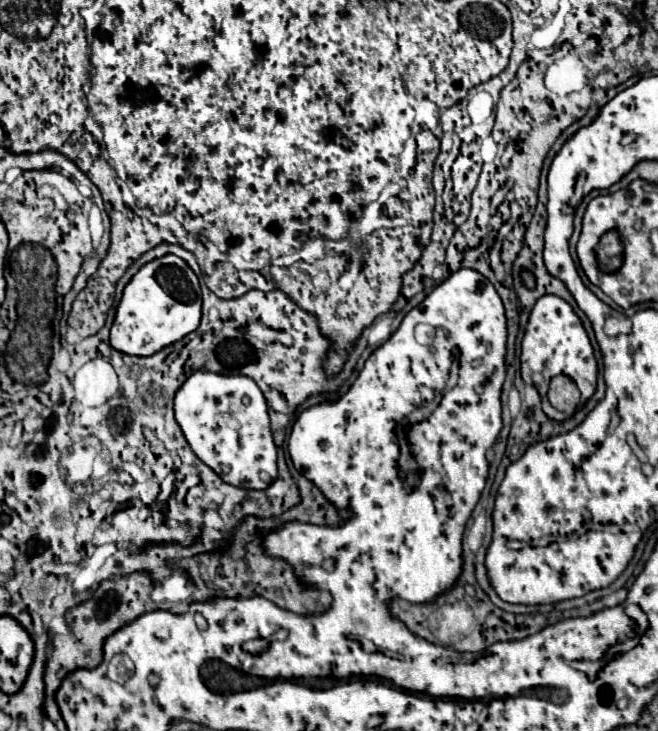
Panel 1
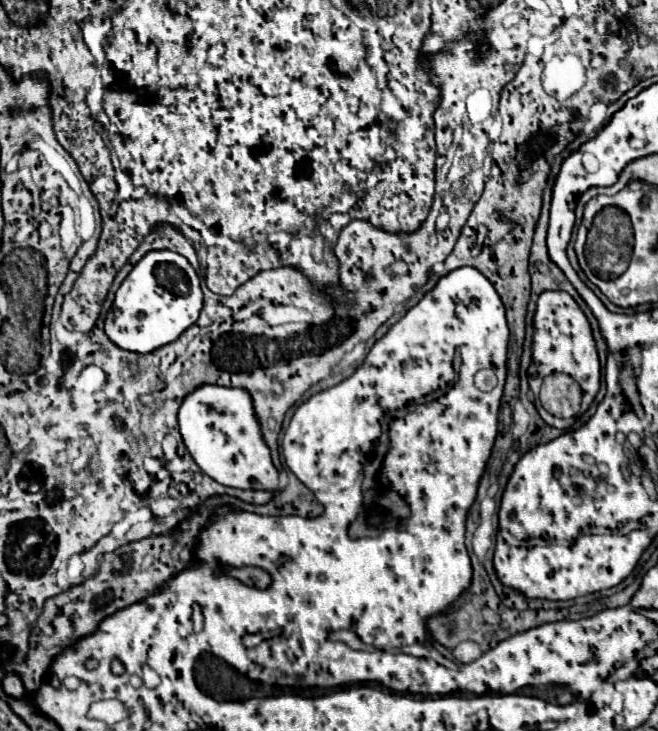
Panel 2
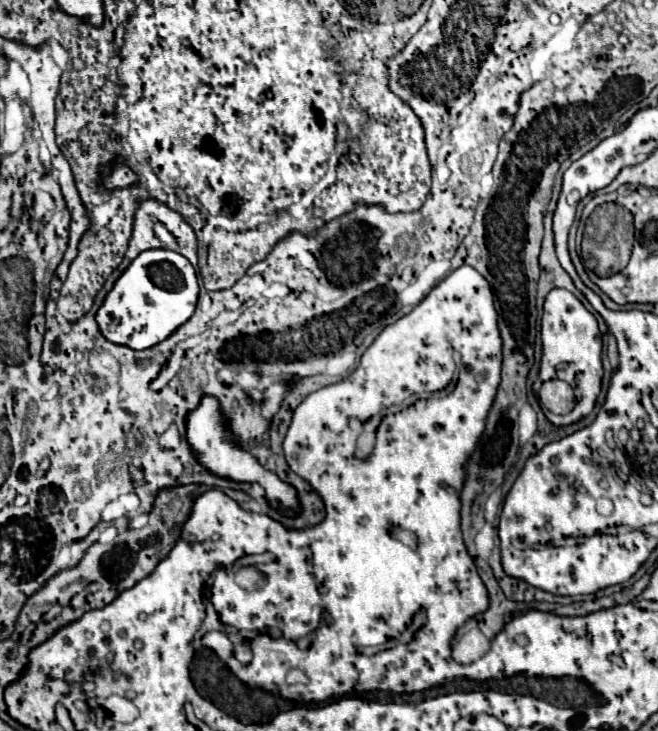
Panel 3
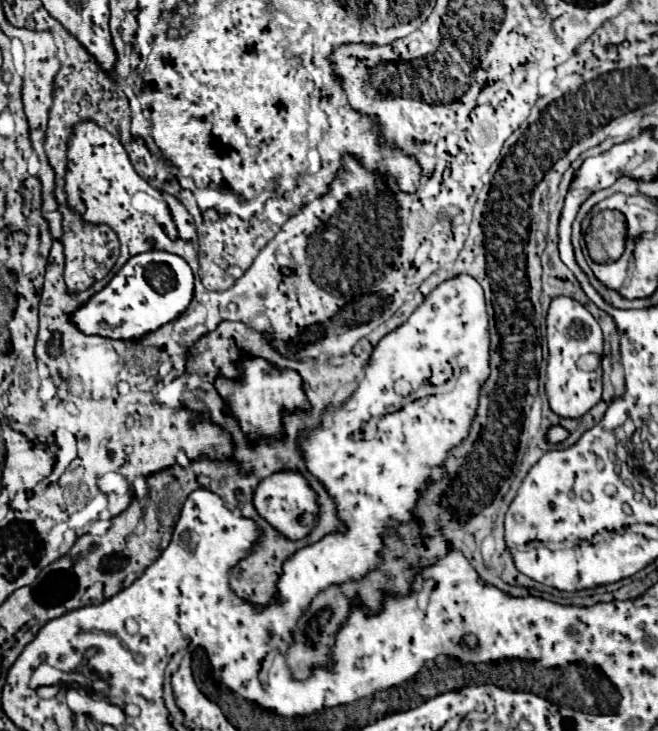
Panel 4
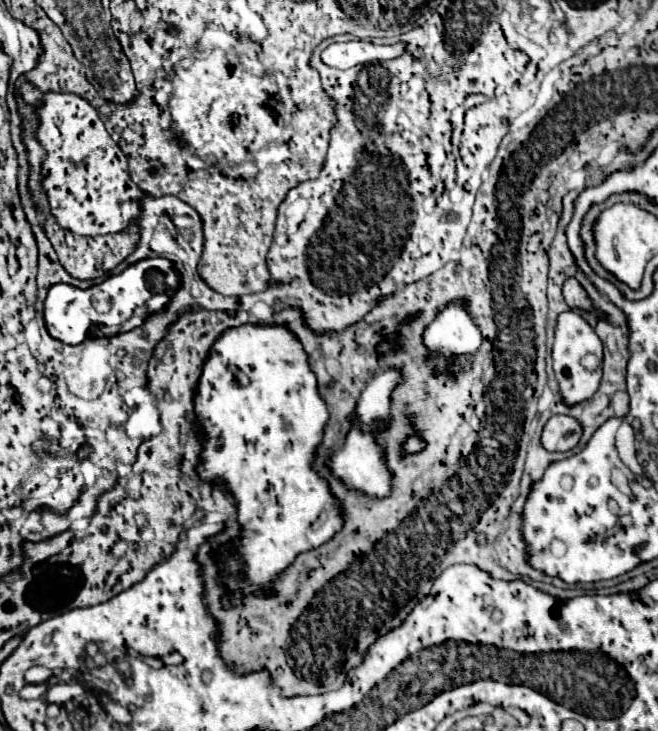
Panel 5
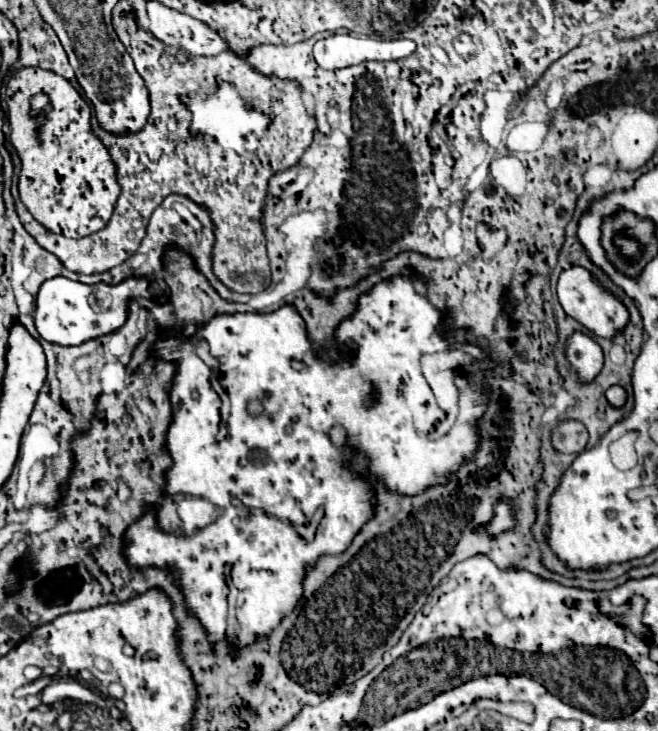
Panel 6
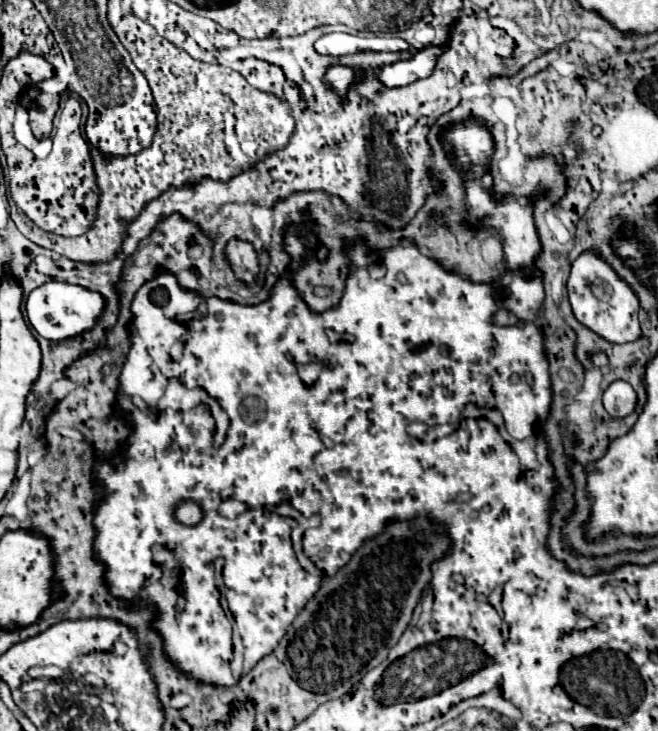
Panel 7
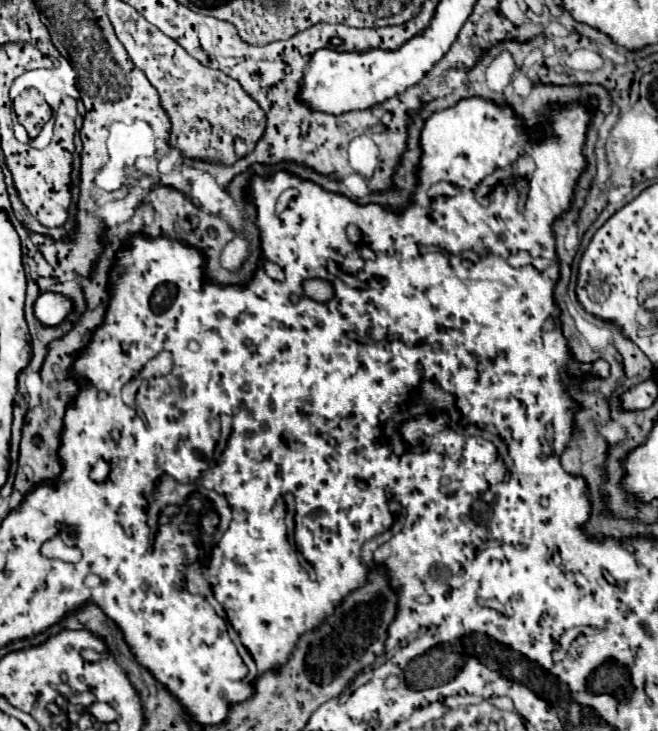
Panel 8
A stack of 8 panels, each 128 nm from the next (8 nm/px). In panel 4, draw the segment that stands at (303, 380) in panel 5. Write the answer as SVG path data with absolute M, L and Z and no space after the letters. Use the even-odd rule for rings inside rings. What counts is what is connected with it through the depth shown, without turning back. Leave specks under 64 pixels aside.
M248 358L244 362L244 378L242 382L230 382L224 378L216 380L216 388L230 406L230 412L242 422L244 432L252 440L258 436L272 436L280 438L280 420L282 420L282 410L294 410L294 408L308 408L308 400L302 392L302 380L296 372L292 370L278 370L272 368L268 362L262 358ZM278 472L276 476L264 478L252 502L260 516L288 538L304 538L312 530L312 524L316 524L316 494L308 488L306 480L294 472Z

